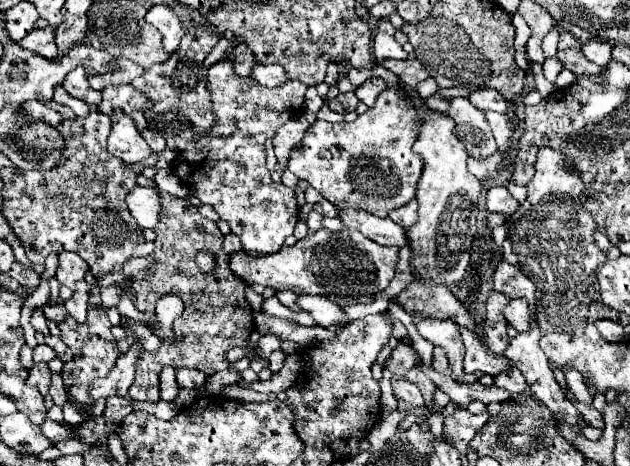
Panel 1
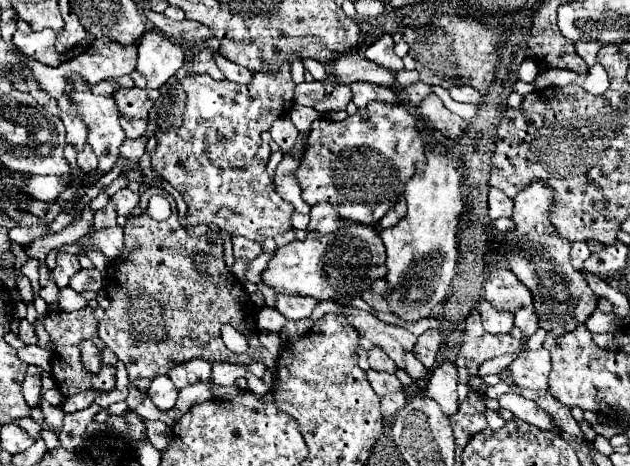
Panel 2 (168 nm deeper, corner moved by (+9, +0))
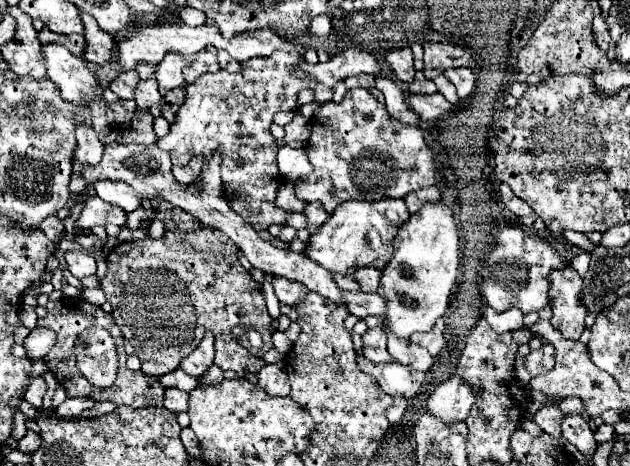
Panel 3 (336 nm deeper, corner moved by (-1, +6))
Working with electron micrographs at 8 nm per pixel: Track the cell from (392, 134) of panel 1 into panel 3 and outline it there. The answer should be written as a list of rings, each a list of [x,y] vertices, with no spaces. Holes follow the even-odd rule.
[[[350,89],[342,103],[336,105],[330,101],[322,105],[312,123],[308,159],[314,171],[298,183],[296,197],[306,203],[320,201],[328,213],[350,199],[402,199],[436,181],[434,157],[422,129],[390,117],[386,107],[366,89]]]

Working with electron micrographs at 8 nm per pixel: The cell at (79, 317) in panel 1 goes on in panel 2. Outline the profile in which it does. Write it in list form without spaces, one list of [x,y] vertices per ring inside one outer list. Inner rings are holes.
[[[82,269],[72,277],[70,287],[78,293],[82,293],[82,291],[100,291],[102,289],[102,279],[104,279],[104,275],[98,269]]]

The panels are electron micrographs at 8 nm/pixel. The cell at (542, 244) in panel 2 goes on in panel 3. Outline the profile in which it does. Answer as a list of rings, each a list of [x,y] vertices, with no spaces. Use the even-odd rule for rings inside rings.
[[[570,263],[550,275],[550,303],[552,325],[564,333],[566,339],[580,339],[584,331],[586,305],[582,303],[582,277],[570,267]]]

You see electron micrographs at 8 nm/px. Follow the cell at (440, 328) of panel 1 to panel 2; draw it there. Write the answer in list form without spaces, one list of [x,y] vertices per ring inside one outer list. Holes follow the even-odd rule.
[[[442,363],[438,369],[432,371],[432,377],[428,379],[428,385],[424,389],[424,395],[434,399],[442,411],[450,417],[458,413],[458,371],[450,363]]]

